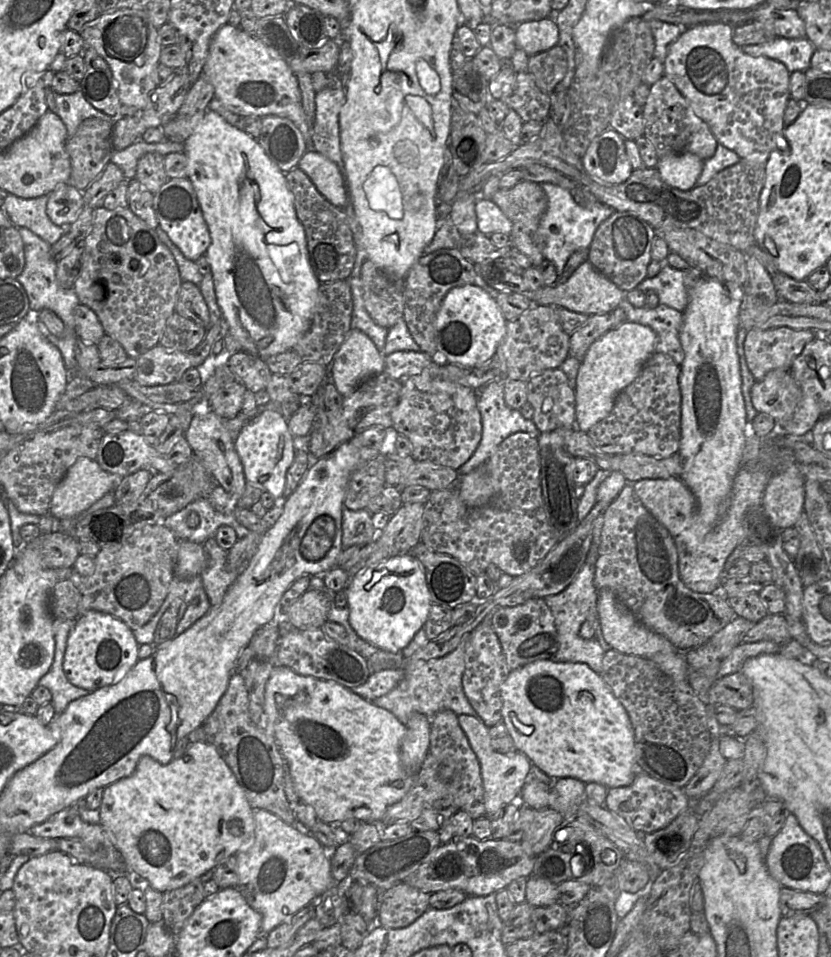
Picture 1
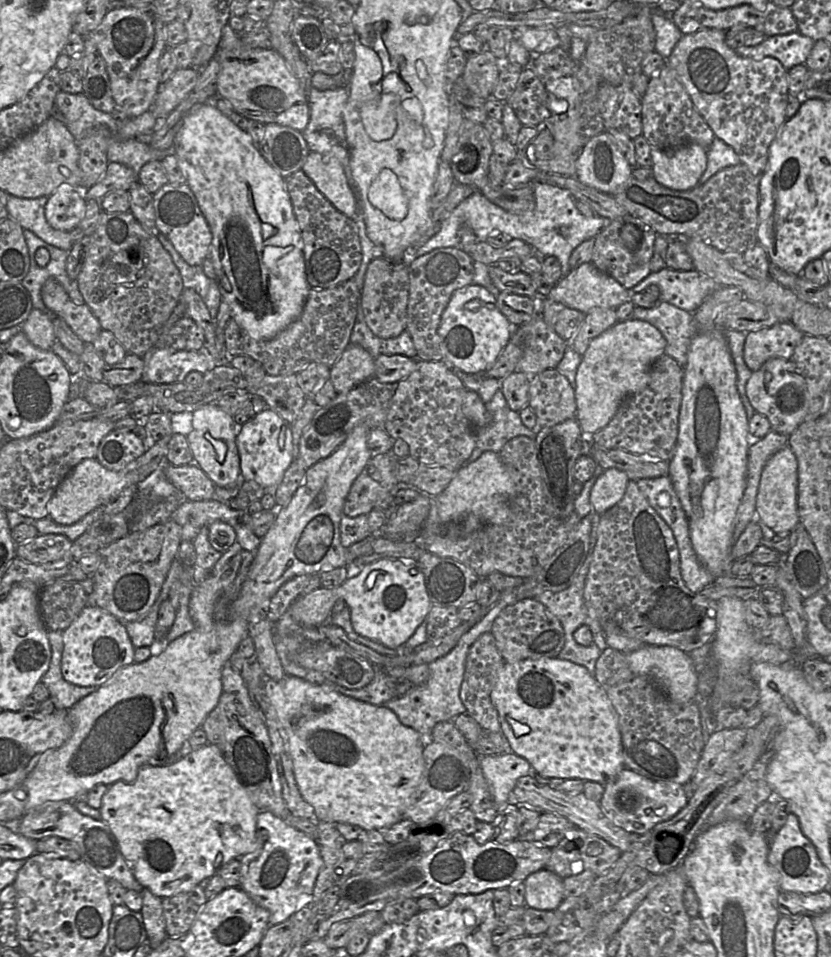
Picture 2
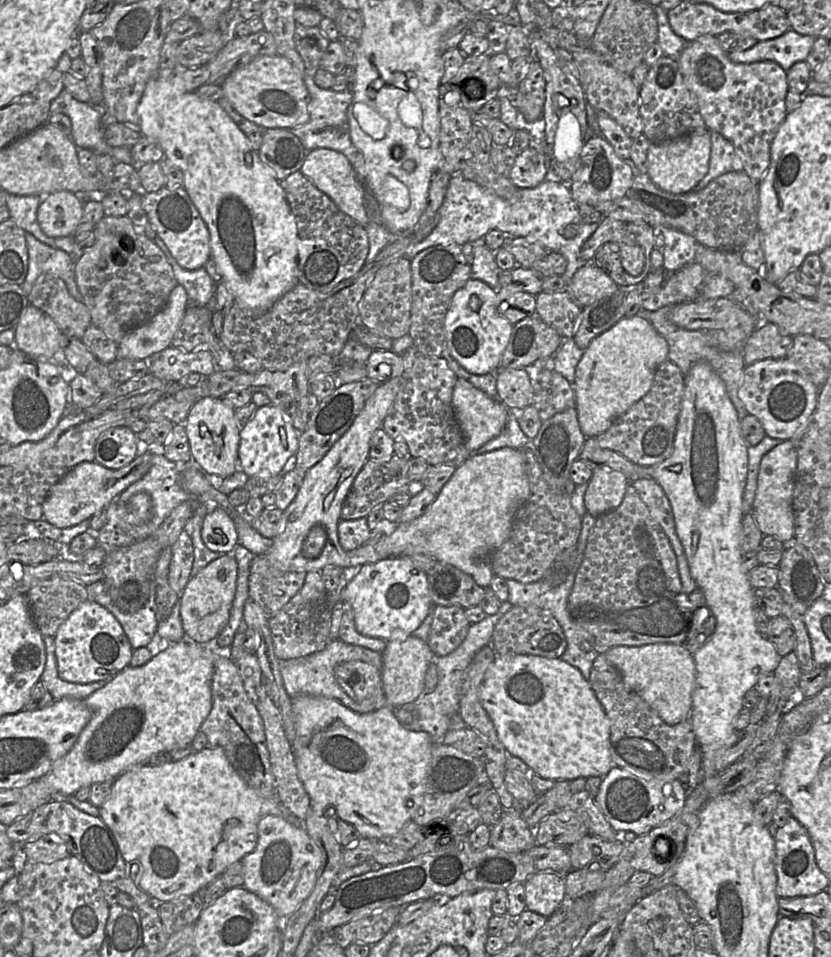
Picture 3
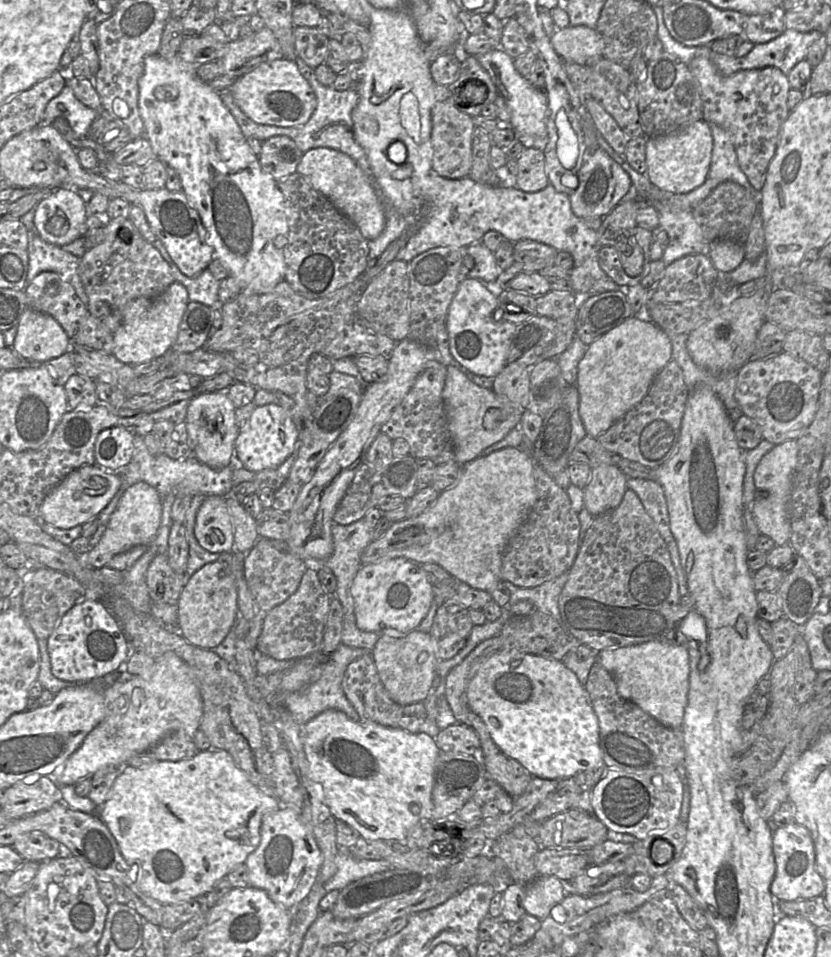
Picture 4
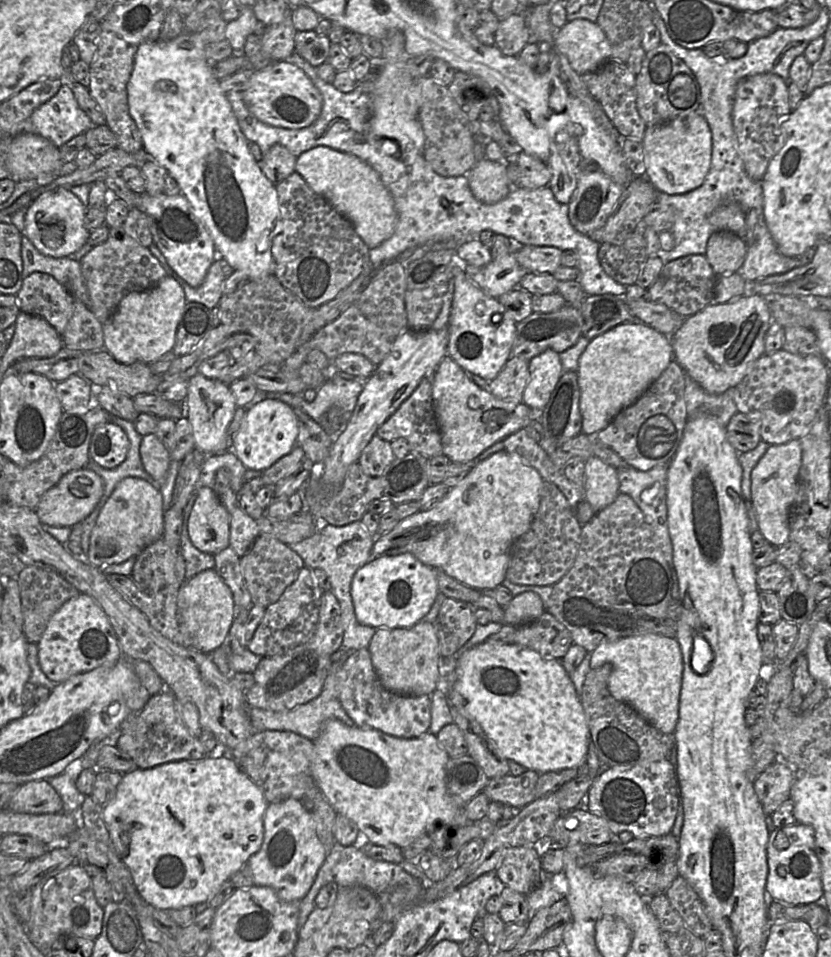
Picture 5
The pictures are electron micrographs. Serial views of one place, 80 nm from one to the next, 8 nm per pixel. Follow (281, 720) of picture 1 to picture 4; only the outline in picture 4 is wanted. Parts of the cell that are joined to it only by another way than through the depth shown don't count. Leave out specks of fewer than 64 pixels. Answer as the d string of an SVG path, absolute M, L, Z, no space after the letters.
M329 709L302 727L309 777L321 784L325 803L337 820L356 829L365 840L400 840L420 822L431 822L435 764L440 754L436 740L426 733L410 733L372 721L352 721L345 713Z

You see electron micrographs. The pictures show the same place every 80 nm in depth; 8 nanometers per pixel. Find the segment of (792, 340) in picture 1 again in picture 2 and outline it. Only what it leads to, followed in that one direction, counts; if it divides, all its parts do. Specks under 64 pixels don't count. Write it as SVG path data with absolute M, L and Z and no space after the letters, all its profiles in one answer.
M779 322L770 327L746 334L744 361L751 371L759 370L772 358L790 360L795 347L804 333L788 322Z

